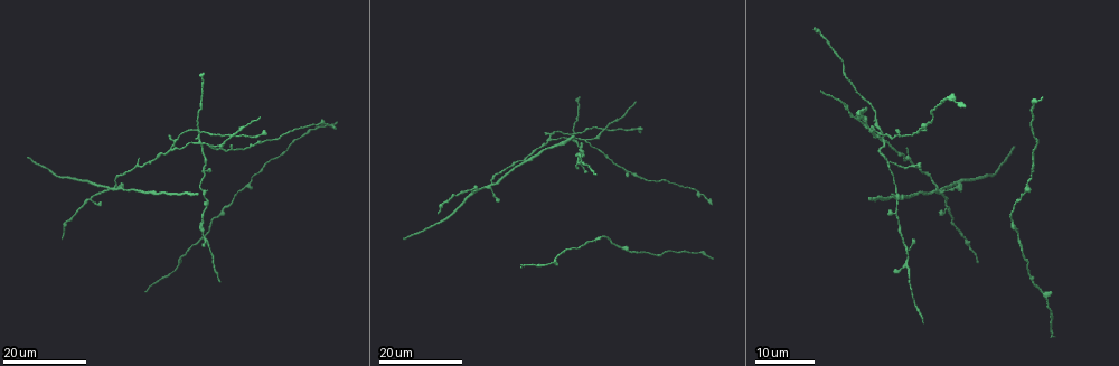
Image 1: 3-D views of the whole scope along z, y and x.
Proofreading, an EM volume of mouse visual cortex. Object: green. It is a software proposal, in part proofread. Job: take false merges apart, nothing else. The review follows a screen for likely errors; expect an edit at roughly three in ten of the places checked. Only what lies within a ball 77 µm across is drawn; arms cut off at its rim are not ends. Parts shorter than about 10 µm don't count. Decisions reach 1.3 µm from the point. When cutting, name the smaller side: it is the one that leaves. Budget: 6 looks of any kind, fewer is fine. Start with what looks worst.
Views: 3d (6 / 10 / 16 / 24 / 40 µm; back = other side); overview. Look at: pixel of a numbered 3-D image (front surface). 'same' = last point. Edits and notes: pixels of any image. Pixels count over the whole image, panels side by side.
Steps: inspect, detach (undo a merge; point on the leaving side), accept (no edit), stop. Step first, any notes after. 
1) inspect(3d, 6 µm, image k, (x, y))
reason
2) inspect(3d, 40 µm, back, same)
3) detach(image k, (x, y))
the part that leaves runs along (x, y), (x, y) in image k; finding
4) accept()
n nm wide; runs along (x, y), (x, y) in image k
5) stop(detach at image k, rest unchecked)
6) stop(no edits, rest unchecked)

inspect(3d, 16 µm, image 1, (490, 185))
four-way junction

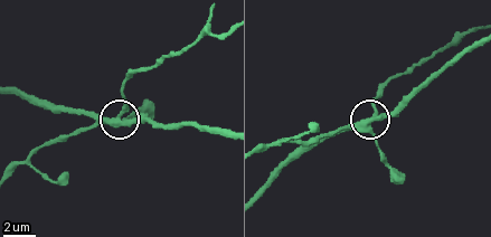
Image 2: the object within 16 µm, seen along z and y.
inspect(3d, 6 µm, image 2, (375, 121))

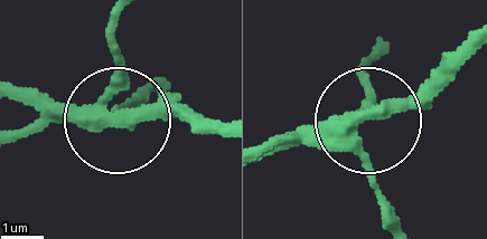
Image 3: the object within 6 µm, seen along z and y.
detach(image 3, (138, 120))
4 arms; a second neuron is stuck on

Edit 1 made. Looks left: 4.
inspect(overview)

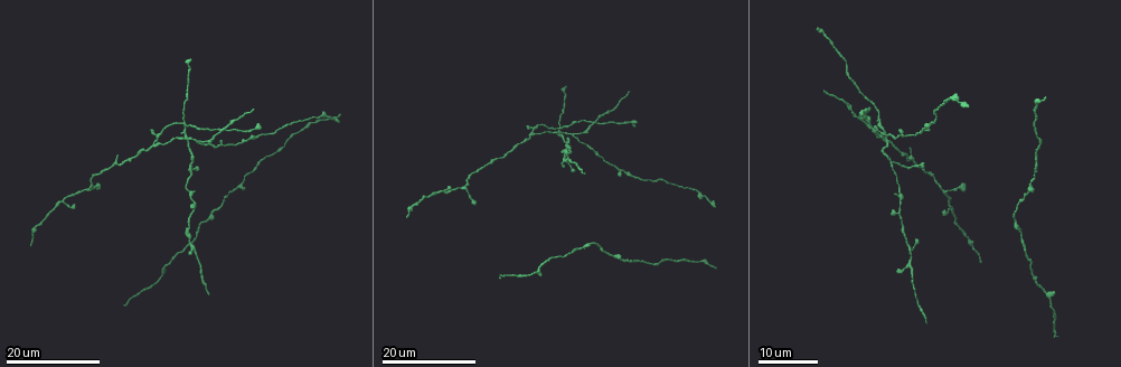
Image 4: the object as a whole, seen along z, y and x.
inspect(3d, 24 µm, image 4, (561, 131))
three arms meet

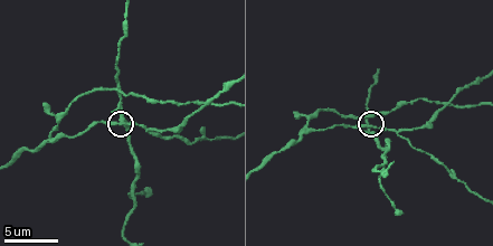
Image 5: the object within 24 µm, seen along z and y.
inspect(3d, 6 µm, image 5, (369, 124))
closer look

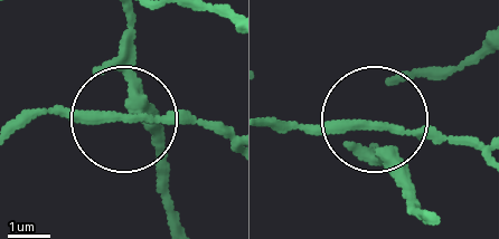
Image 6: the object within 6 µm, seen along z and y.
accept()
side arm 42 µm; 3 arms; one neuron here

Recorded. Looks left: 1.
stop(detach at image 3, rest unchecked)

